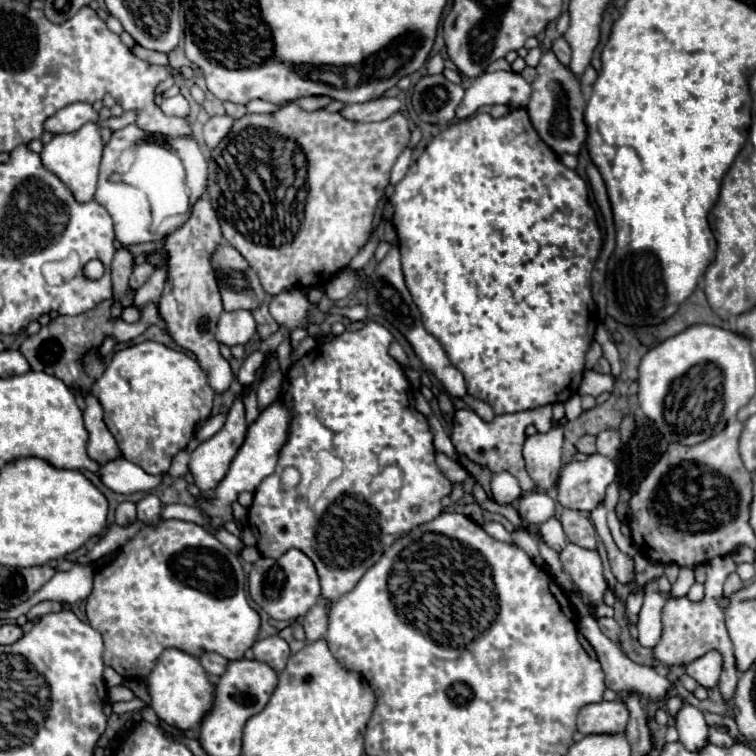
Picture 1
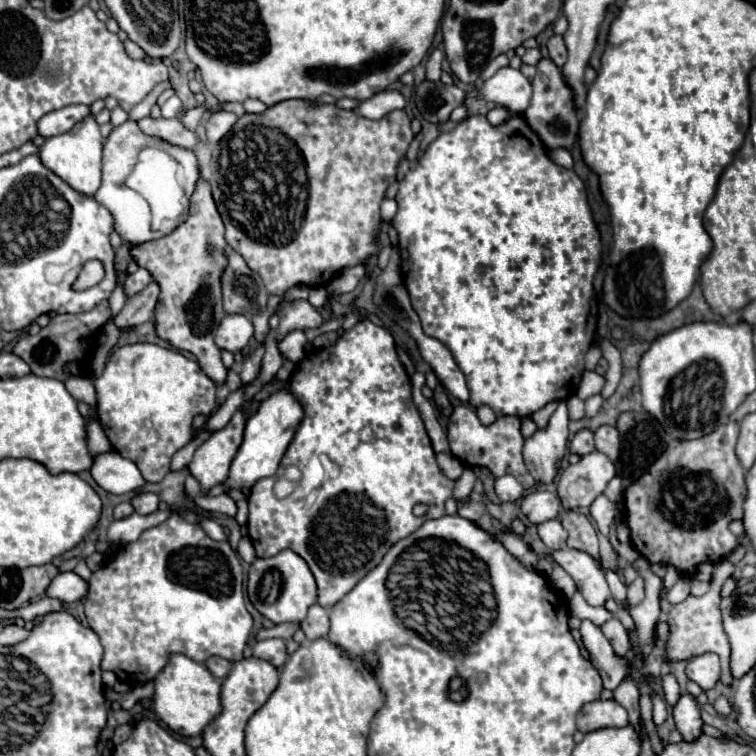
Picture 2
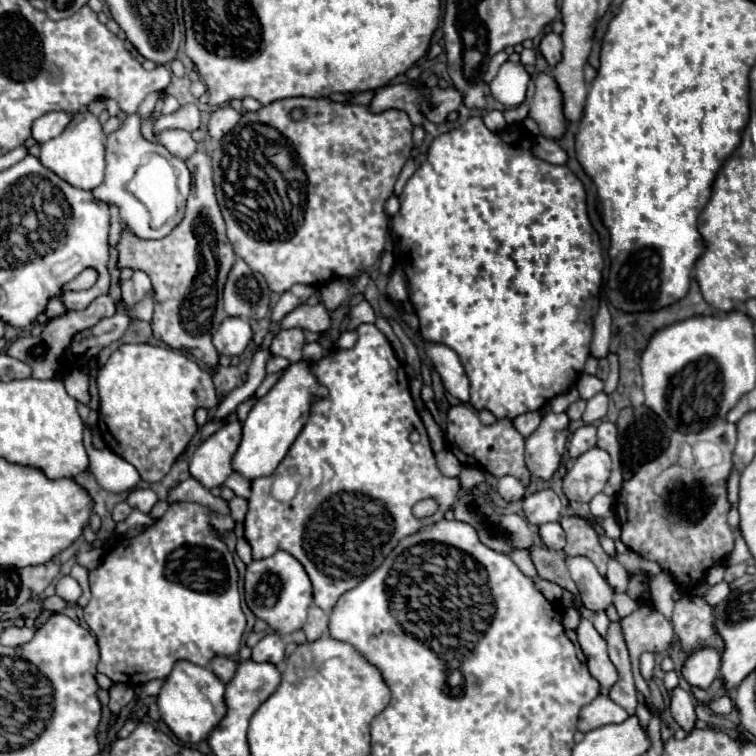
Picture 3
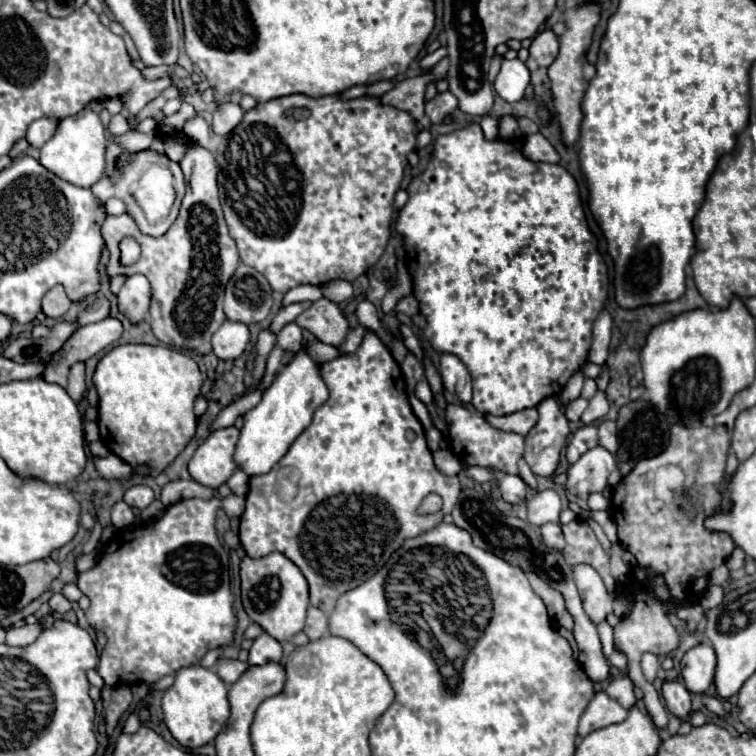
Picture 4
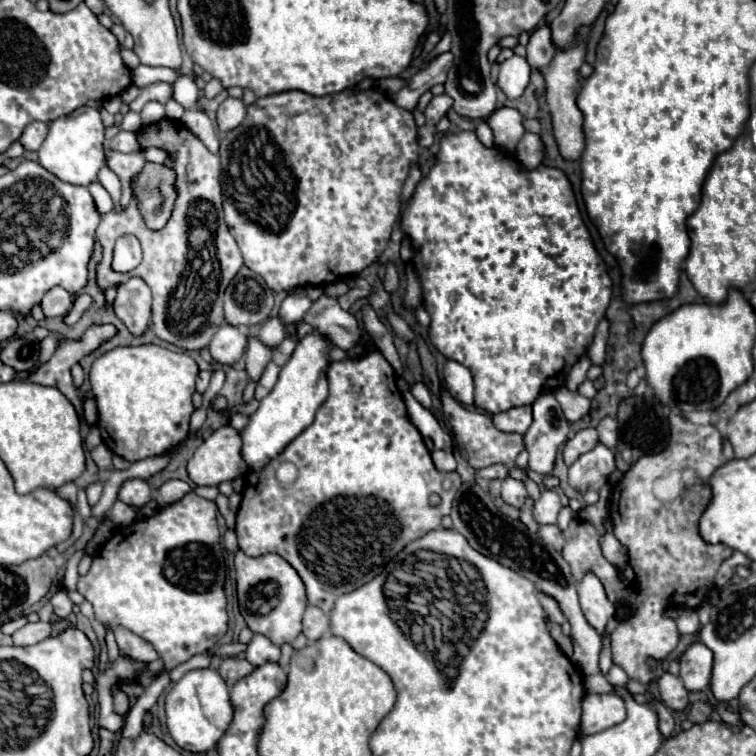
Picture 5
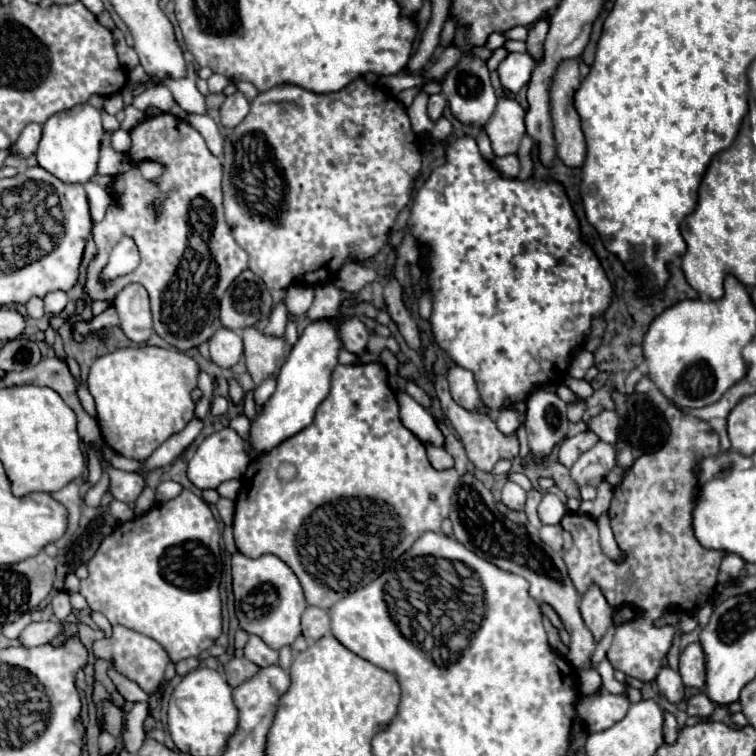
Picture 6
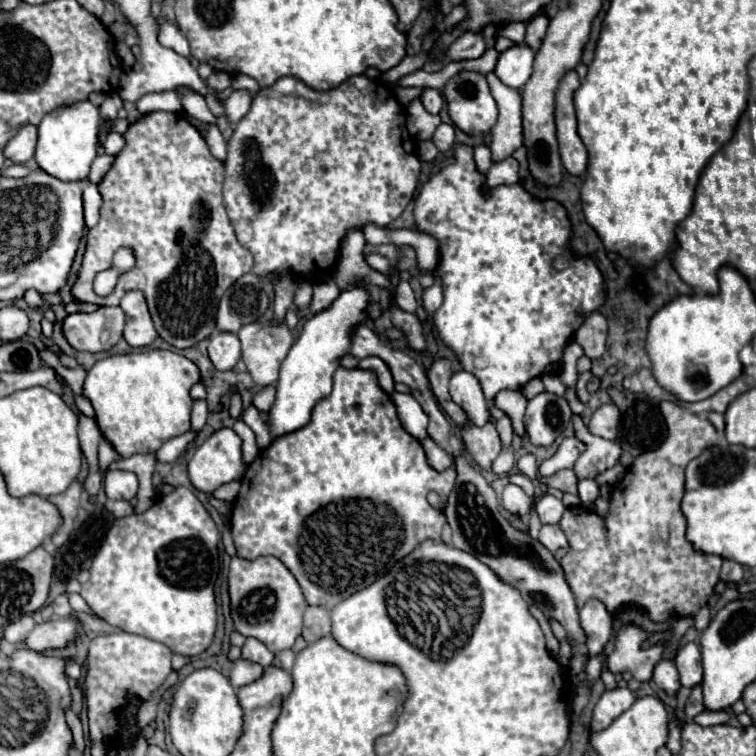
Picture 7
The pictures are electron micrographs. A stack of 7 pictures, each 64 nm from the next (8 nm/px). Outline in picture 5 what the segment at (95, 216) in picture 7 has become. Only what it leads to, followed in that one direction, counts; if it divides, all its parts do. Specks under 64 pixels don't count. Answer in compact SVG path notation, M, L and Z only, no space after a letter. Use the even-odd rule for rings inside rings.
M100 182L90 184L88 190L90 190L90 194L94 196L94 202L96 202L98 210L102 210L102 212L104 212L104 210L112 210L112 198L110 198L110 194L106 192L106 188L104 188Z

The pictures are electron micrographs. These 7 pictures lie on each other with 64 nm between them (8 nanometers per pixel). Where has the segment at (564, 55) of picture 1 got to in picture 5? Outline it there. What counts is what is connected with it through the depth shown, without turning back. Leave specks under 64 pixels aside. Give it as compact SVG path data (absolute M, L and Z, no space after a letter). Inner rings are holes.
M548 26L536 28L530 36L530 42L528 42L526 50L528 50L526 60L532 68L538 68L538 70L546 68L550 64L550 60L554 58L554 54L556 54L556 46L552 42L550 28Z

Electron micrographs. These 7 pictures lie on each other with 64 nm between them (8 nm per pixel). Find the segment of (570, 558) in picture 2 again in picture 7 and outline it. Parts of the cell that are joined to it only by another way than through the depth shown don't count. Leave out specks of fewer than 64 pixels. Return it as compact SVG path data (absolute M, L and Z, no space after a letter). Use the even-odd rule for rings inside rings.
M588 600L580 608L580 624L588 638L588 654L600 654L612 632L612 614L600 600Z

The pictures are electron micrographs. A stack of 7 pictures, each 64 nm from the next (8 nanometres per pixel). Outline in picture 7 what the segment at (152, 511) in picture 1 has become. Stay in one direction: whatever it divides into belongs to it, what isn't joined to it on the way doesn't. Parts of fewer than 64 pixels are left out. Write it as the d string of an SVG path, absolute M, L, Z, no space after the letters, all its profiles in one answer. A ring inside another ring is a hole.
M108 470L104 478L106 496L112 500L132 500L138 492L138 476L124 470Z

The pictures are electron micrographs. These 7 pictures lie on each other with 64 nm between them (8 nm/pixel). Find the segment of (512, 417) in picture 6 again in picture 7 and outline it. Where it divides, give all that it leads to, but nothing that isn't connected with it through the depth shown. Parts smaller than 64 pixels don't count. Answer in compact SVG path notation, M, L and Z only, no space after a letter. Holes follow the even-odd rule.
M502 416L502 418L496 422L496 428L498 428L498 432L500 432L500 438L504 440L504 446L510 448L510 440L512 440L514 436L514 430L510 418L508 418L508 416Z

